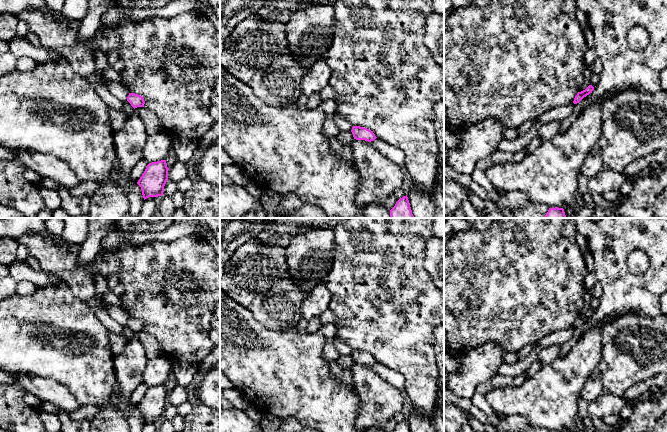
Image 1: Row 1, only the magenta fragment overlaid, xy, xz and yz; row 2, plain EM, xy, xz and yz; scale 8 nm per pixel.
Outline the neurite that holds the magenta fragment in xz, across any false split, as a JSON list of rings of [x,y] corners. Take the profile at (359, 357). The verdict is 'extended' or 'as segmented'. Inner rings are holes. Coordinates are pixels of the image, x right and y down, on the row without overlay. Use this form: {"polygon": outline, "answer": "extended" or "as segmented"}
{"polygon": [[[353,350],[351,356],[356,364],[365,364],[371,366],[377,362],[373,355],[360,350]]], "answer": "as segmented"}

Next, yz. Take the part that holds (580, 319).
{"polygon": [[[589,309],[585,314],[578,316],[574,322],[573,327],[574,328],[579,327],[584,321],[592,317],[593,314],[594,314],[594,311],[592,309]]], "answer": "as segmented"}

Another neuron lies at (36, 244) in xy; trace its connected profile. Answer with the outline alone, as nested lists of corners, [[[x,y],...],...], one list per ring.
[[[30,233],[15,239],[18,245],[25,245],[29,255],[38,260],[44,272],[73,271],[78,265],[80,245],[62,242],[48,242],[37,233]]]

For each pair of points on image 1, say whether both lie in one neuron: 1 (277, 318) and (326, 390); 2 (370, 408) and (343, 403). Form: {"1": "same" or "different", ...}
{"1": "different", "2": "different"}

